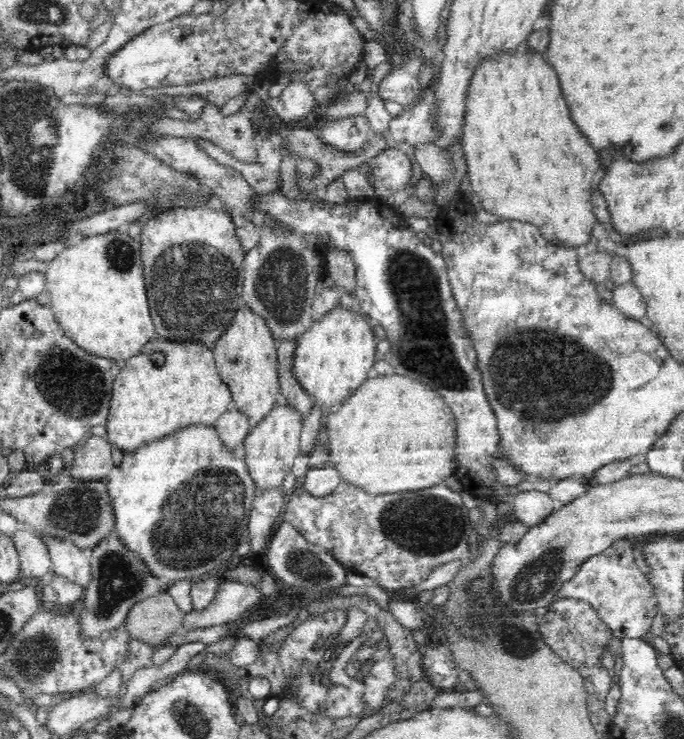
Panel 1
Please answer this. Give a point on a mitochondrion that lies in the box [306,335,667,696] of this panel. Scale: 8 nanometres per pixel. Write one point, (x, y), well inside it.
(424, 525)

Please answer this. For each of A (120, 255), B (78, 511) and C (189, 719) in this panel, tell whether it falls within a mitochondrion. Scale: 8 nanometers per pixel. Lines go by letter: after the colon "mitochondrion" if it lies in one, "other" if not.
A: mitochondrion
B: mitochondrion
C: mitochondrion

